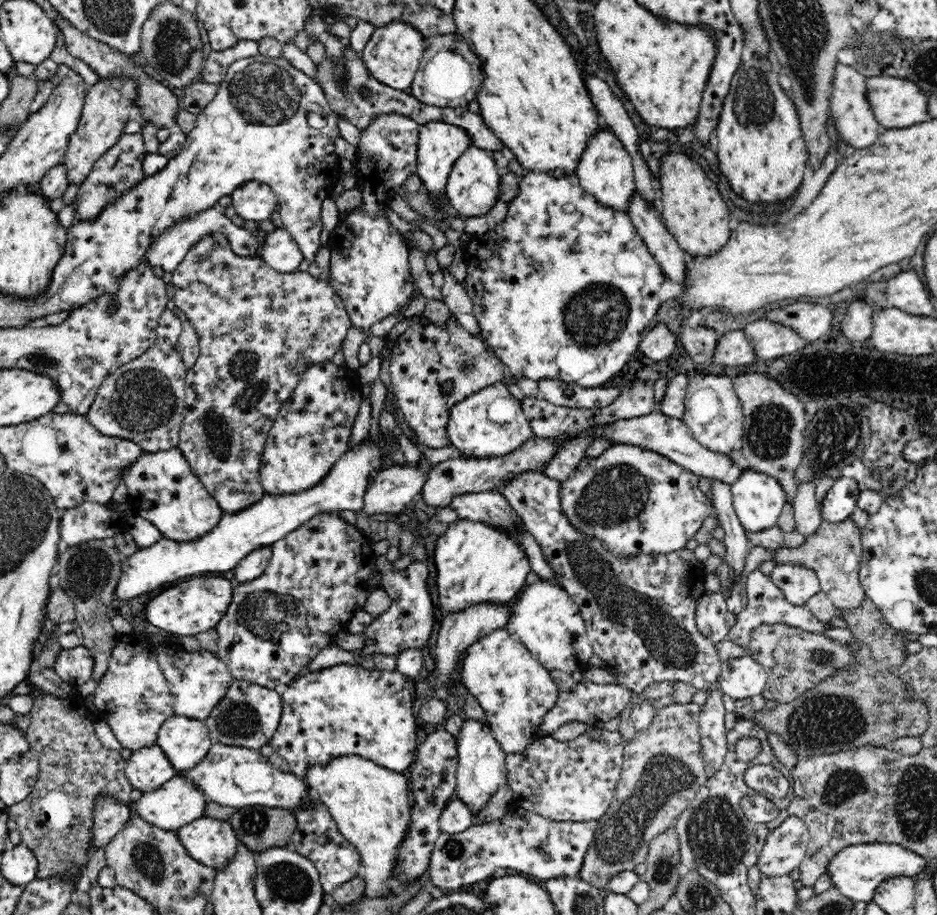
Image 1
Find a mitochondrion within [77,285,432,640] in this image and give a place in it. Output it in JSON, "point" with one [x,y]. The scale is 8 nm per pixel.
{"point":[142,400]}

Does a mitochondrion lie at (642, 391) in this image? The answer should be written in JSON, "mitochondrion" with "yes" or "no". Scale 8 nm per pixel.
{"mitochondrion":"no"}

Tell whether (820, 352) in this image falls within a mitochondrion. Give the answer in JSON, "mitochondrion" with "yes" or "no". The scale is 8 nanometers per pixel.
{"mitochondrion":"no"}

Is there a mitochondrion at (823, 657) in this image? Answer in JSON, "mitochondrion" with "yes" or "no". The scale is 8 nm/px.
{"mitochondrion":"yes"}

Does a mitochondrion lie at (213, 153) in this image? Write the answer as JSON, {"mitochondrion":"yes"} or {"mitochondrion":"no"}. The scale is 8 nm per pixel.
{"mitochondrion":"no"}

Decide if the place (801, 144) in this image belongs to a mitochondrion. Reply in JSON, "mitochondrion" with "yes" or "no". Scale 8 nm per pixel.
{"mitochondrion":"no"}

